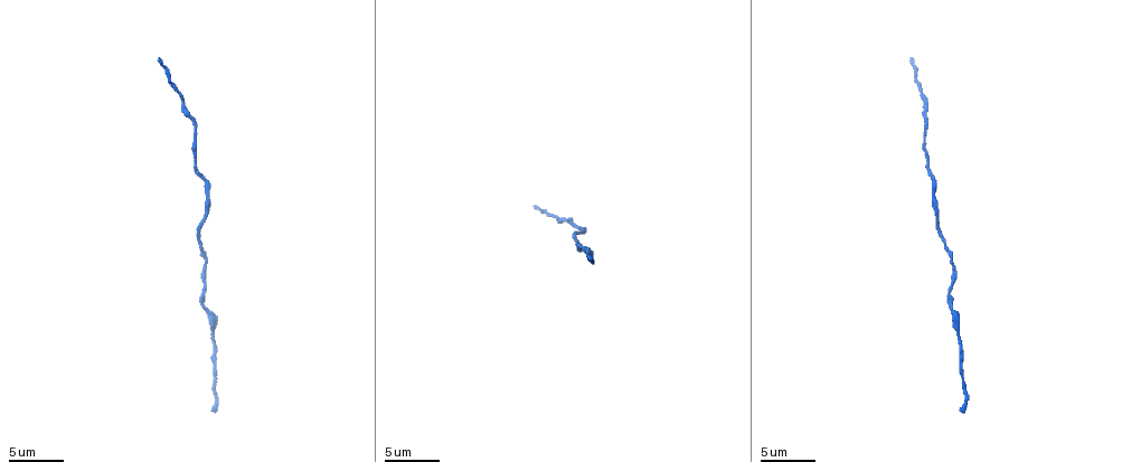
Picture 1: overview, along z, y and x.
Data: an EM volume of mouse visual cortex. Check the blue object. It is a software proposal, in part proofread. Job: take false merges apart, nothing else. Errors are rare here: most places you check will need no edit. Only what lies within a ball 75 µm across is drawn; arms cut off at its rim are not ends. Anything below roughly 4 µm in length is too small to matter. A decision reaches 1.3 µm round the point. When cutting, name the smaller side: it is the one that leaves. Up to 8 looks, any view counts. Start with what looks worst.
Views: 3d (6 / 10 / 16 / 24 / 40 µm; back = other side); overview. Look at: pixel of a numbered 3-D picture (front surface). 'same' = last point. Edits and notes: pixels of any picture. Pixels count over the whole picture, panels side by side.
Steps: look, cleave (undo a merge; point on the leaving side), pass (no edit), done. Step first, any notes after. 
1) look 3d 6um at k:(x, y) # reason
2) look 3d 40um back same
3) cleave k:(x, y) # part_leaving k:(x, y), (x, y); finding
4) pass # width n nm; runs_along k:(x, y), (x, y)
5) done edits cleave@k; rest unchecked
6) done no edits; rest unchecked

look 3d 16um at 1:(931, 174) # calibre changes

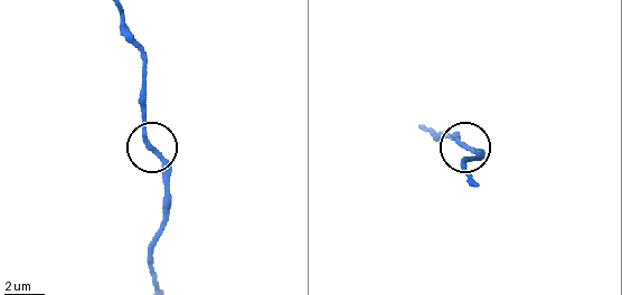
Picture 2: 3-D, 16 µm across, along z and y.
look 3d 16um back at 2:(152, 148)

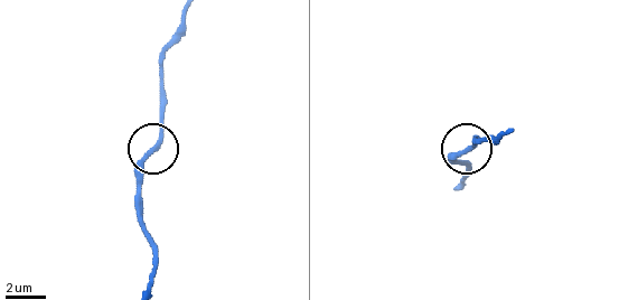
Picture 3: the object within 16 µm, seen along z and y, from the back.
pass # runs_along 3:(151, 247), (141, 214), (141, 165), (158, 139), (166, 91); continuous, no second neuron

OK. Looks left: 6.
look 3d 10um at 1:(212, 328) # sudden change in width

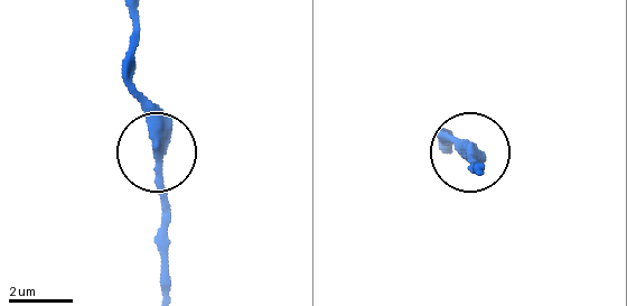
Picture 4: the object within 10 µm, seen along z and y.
pass # runs_along 4:(132, 15), (132, 86), (164, 175), (164, 252); one neuron here

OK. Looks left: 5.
look 3d 10um at 1:(941, 231)

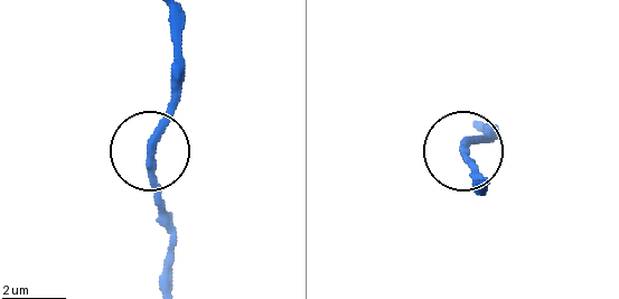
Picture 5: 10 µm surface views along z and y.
pass # runs_along 5:(155, 149), (174, 90), (174, 53); one neuron here

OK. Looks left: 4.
look 3d 16um at 1:(193, 124) # calibre changes

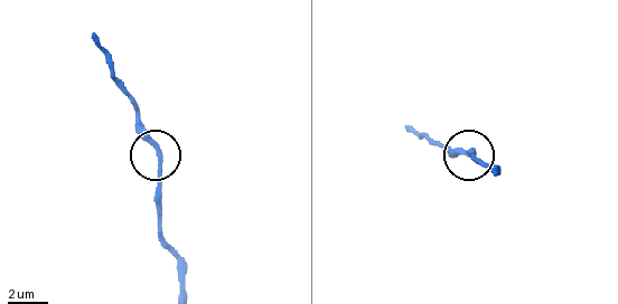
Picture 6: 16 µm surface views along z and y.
pass # width 220 nm; one neuron here

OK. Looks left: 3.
done no edits; rest unchecked

